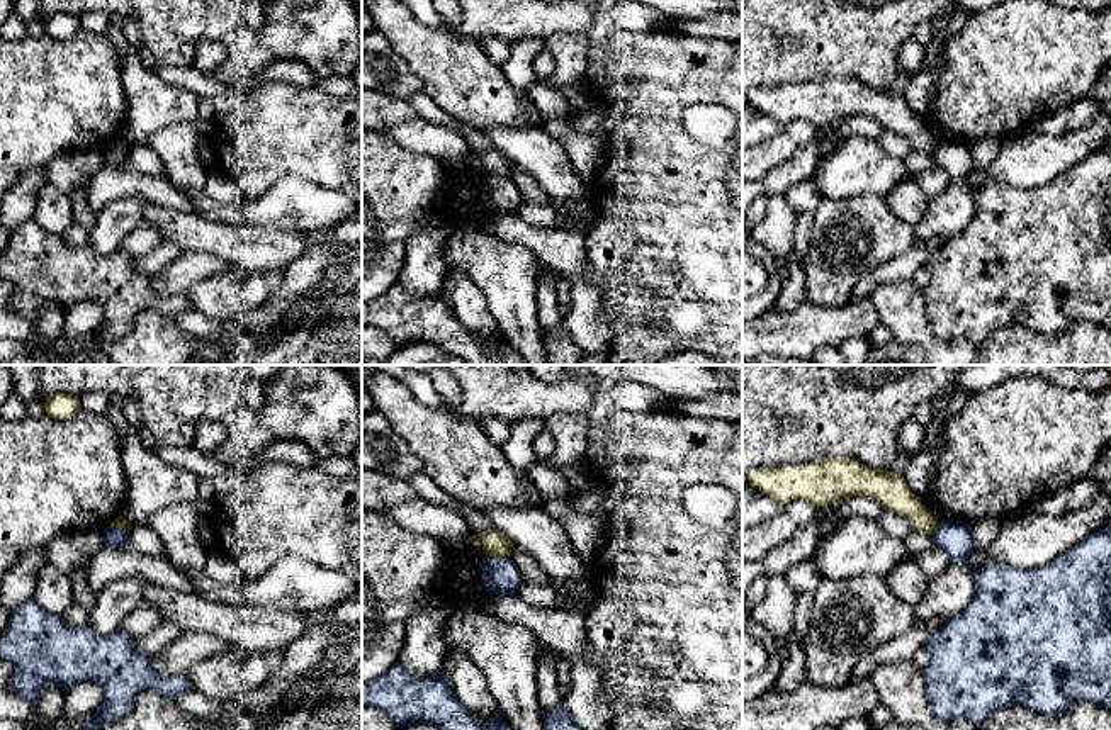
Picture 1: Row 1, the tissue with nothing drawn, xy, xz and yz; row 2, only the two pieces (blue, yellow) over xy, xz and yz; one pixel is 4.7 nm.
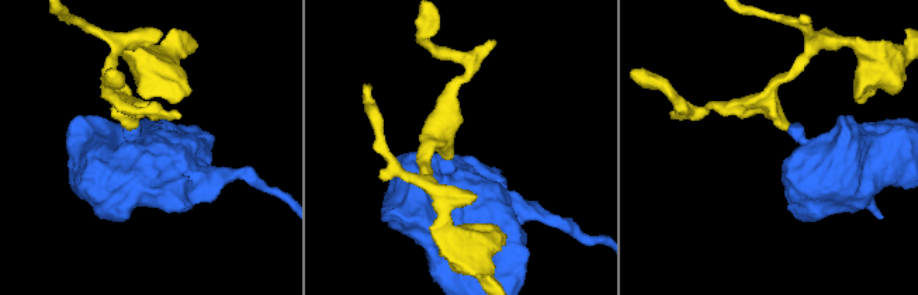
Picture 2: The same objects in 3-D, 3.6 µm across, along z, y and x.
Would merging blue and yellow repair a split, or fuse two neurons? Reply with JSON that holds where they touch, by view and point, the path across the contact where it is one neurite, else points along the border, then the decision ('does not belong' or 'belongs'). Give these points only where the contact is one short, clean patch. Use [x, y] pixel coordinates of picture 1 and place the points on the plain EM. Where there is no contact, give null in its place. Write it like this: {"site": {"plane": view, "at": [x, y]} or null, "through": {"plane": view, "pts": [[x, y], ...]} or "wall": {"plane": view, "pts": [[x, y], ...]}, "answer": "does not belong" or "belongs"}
{"site": {"plane": "xz", "at": [498, 177]}, "wall": {"plane": "xz", "pts": [[486, 174], [508, 177]]}, "answer": "does not belong"}

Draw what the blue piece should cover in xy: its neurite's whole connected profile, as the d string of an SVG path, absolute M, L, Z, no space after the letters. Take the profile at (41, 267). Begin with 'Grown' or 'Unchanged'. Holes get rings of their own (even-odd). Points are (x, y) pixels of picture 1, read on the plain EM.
Unchanged. M34 219L10 233L0 258L0 277L15 289L10 311L32 326L48 302L63 311L82 300L99 302L104 321L83 340L88 351L127 334L143 311L177 317L192 309L187 295L158 294L151 275L138 272L134 258L124 250L97 255L90 244L71 248L61 234L48 233Z

